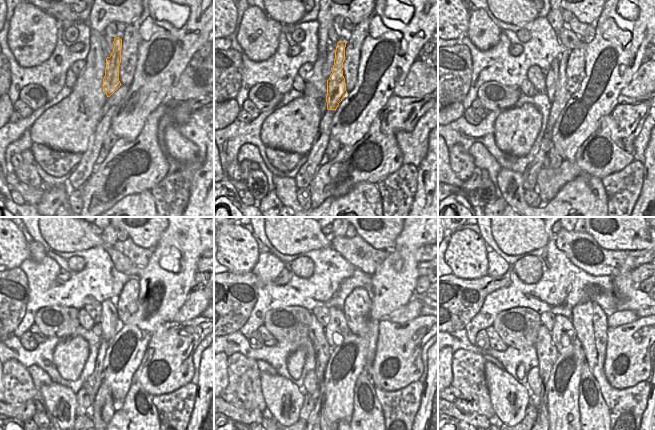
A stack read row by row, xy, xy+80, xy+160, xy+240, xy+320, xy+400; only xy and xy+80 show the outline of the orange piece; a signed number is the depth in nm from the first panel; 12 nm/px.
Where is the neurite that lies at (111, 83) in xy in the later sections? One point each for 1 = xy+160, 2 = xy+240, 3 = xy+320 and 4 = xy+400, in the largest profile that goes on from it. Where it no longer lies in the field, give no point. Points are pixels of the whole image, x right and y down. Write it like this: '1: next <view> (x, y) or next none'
1: next xy+160 (561, 96)
2: next xy+240 (98, 369)
3: next xy+320 (313, 420)
4: next xy+400 (537, 420)

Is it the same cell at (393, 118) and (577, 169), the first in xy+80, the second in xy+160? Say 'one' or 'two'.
one

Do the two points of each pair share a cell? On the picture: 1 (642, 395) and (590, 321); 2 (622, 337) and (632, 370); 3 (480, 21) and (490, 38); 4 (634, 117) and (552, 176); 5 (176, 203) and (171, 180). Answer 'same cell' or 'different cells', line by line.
1: same cell
2: same cell
3: same cell
4: same cell
5: same cell

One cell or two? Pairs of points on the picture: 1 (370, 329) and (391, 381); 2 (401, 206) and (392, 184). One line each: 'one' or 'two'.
1: two
2: one

